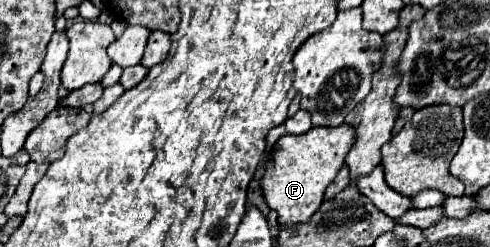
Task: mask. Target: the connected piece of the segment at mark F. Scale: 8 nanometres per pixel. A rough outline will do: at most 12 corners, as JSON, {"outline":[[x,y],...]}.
{"outline":[[356,132],[274,144],[260,186],[282,228],[308,222]]}

